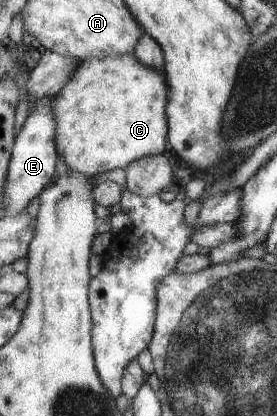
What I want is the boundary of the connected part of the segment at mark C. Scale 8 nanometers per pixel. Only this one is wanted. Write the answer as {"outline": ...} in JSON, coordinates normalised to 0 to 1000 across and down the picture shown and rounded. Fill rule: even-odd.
{"outline":[[[477,127],[372,142],[318,137],[285,147],[242,204],[191,233],[195,274],[209,291],[202,341],[235,404],[310,423],[350,423],[422,401],[448,404],[469,387],[505,377],[581,370],[606,313],[596,175],[516,156]]]}

